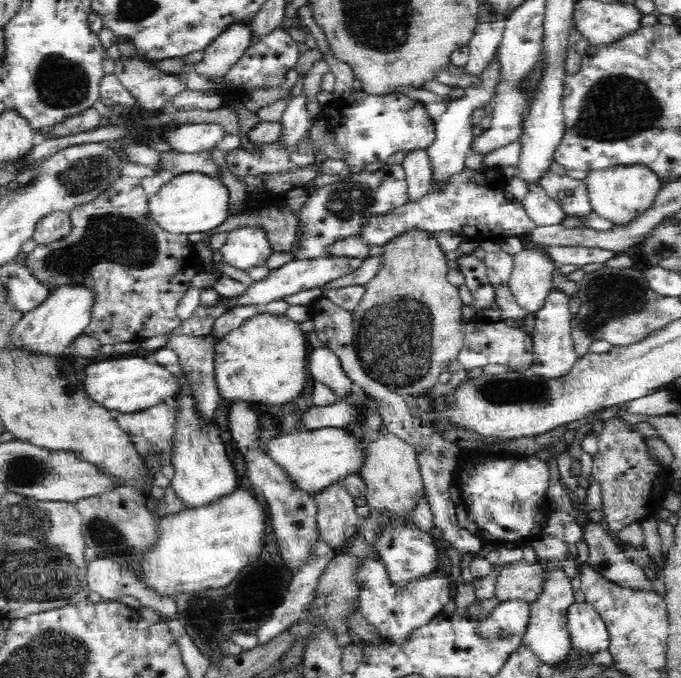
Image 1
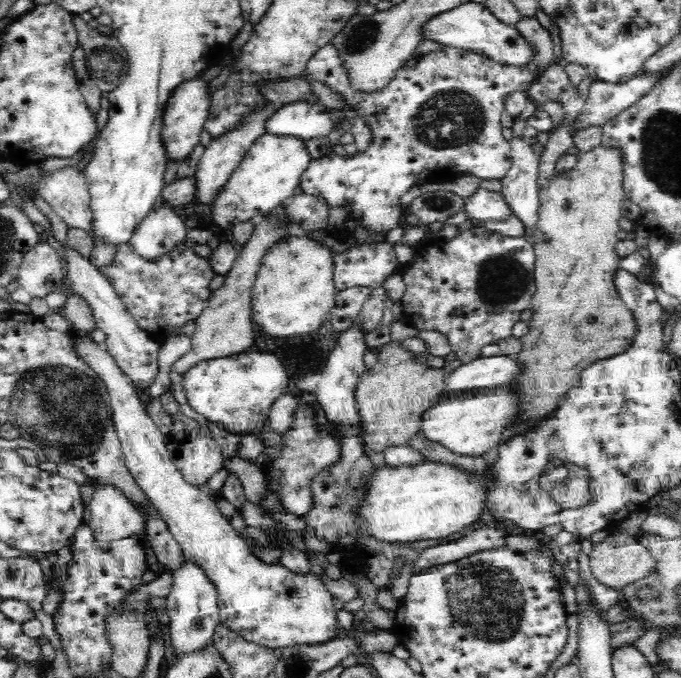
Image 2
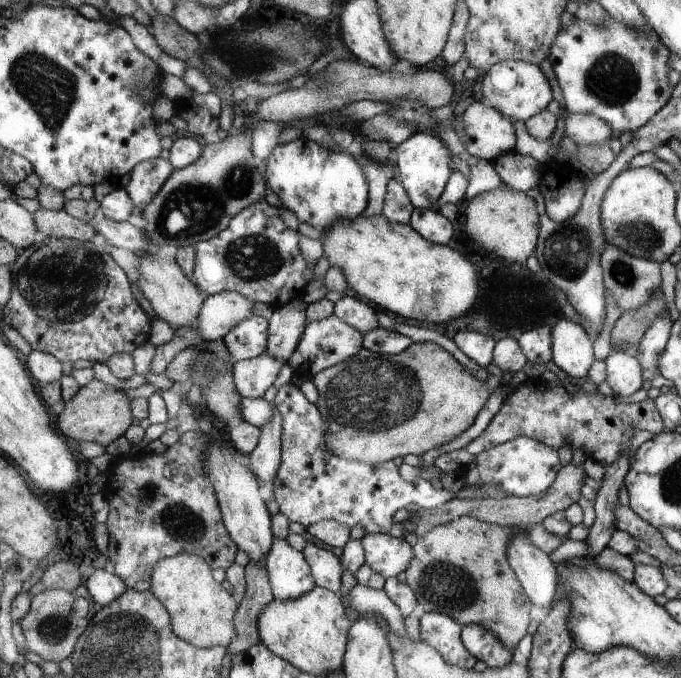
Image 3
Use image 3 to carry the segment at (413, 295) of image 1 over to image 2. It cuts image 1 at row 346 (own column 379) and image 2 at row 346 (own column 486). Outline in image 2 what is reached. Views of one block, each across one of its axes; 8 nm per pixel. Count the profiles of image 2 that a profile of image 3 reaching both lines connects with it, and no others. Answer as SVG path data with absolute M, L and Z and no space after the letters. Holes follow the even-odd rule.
M398 342L384 346L376 368L380 370L359 374L354 394L362 425L360 435L370 450L384 453L389 447L407 446L409 440L420 433L420 417L444 395L446 372L422 366L408 350L402 350Z

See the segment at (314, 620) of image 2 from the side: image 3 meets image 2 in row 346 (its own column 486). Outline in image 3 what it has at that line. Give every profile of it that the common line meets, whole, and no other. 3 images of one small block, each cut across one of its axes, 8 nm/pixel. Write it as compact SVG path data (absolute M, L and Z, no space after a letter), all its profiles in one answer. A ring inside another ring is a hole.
M505 60L492 66L490 70L480 78L482 81L481 102L494 110L499 110L510 120L522 120L526 122L529 118L547 109L552 102L552 88L536 64L524 61Z

